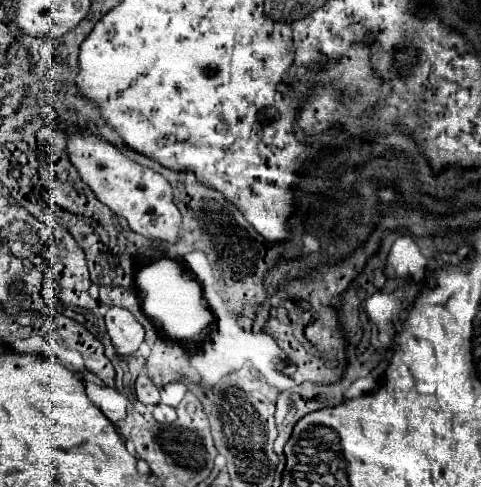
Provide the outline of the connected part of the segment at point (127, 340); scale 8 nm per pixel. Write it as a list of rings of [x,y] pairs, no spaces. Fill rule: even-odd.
[[[118,306],[108,308],[104,322],[106,322],[106,332],[118,356],[134,354],[138,346],[144,342],[144,328],[124,308]]]

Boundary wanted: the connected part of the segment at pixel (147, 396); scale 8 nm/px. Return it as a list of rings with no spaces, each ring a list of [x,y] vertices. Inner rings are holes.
[[[140,374],[136,380],[136,398],[146,406],[156,406],[160,402],[160,392],[146,374]]]

